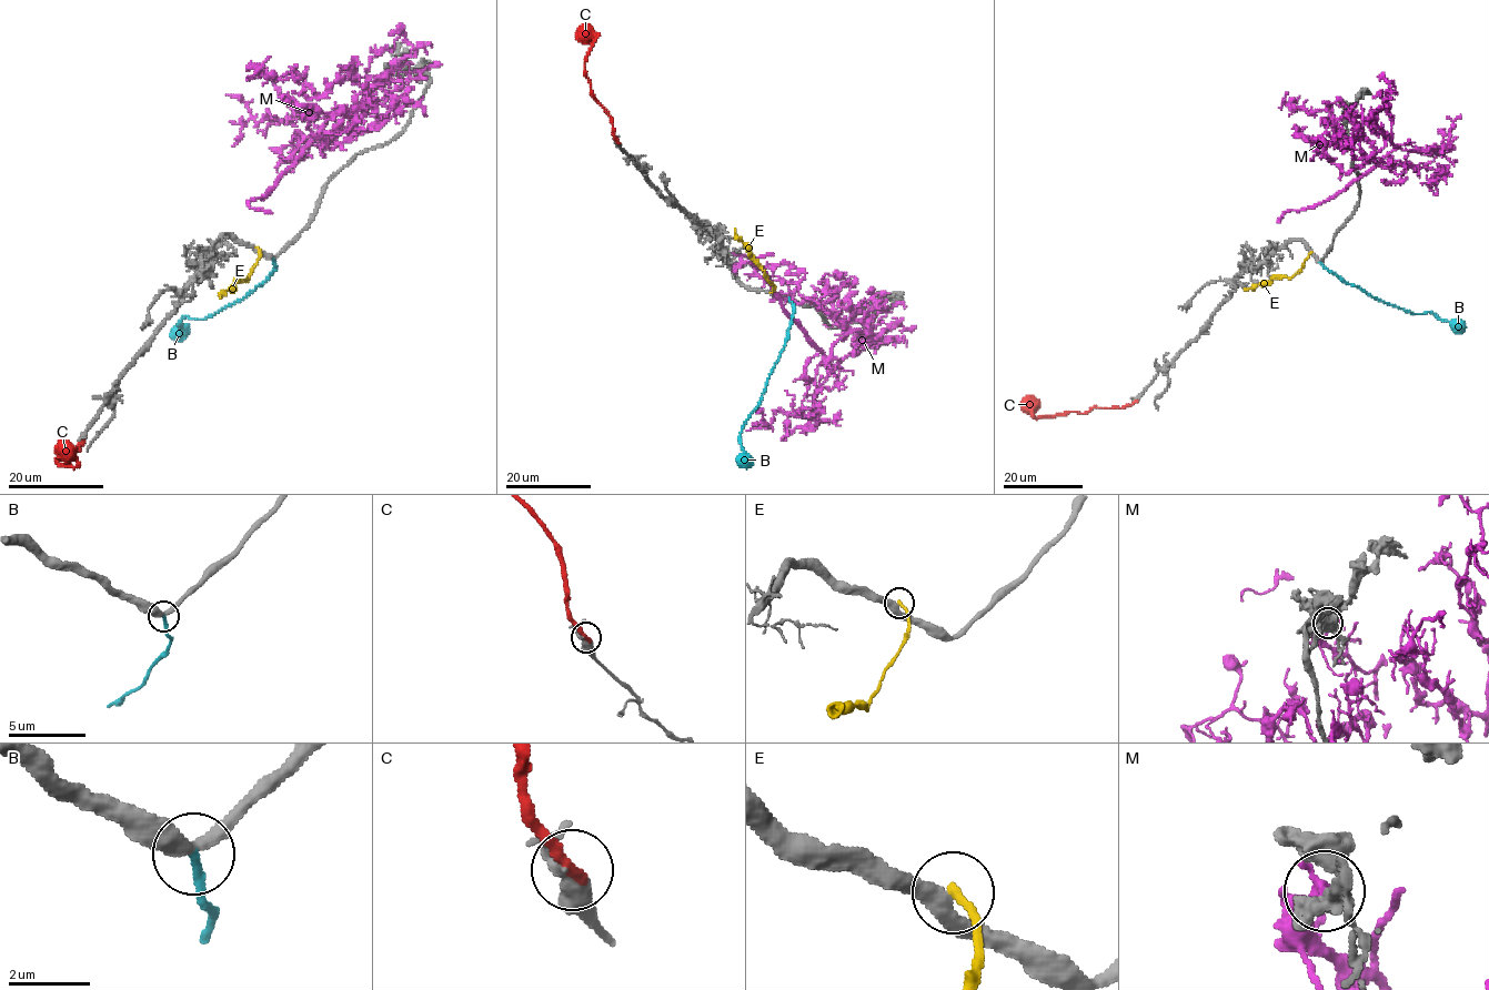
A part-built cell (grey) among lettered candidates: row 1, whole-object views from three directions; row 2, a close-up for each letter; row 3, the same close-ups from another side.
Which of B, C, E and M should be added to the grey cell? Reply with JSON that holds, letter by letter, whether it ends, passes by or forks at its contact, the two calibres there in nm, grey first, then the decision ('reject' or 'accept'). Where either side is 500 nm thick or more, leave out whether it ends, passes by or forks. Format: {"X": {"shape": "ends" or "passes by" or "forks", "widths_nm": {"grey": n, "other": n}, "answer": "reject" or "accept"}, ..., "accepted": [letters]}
{"B": {"shape": "ends", "widths_nm": {"grey": 360, "other": 200}, "answer": "accept"}, "C": {"shape": "ends", "widths_nm": {"grey": 320, "other": 320}, "answer": "reject"}, "E": {"shape": "ends", "widths_nm": {"grey": 360, "other": 220}, "answer": "reject"}, "M": {"shape": "ends", "widths_nm": {"grey": 320, "other": 360}, "answer": "reject"}, "accepted": ["B"]}

